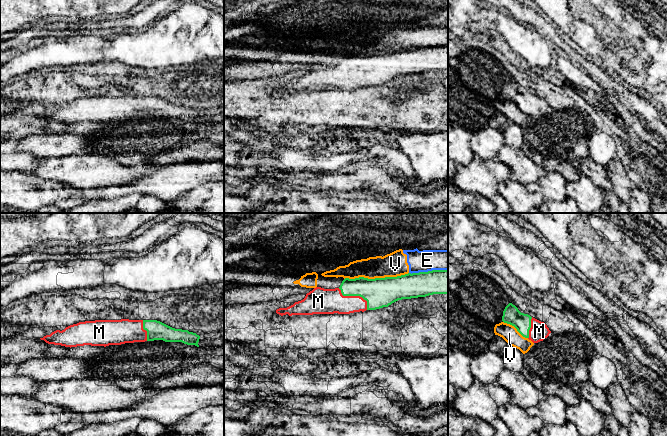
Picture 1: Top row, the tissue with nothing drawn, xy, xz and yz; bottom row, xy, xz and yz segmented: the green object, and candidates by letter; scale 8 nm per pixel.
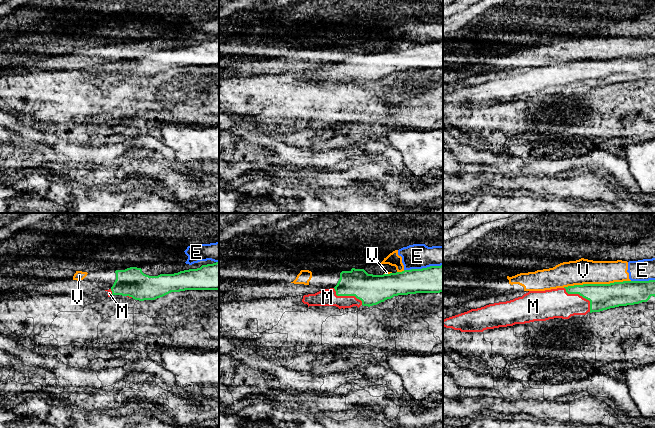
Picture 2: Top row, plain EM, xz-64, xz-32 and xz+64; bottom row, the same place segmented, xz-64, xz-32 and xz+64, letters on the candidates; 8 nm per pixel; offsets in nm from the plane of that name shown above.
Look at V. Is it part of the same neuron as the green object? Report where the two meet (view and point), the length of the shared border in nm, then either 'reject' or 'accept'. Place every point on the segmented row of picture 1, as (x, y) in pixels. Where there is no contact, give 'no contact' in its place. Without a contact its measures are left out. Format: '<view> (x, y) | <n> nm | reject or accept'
xz (376, 278) | 500 nm | reject

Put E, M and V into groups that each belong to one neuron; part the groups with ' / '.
E V / M

